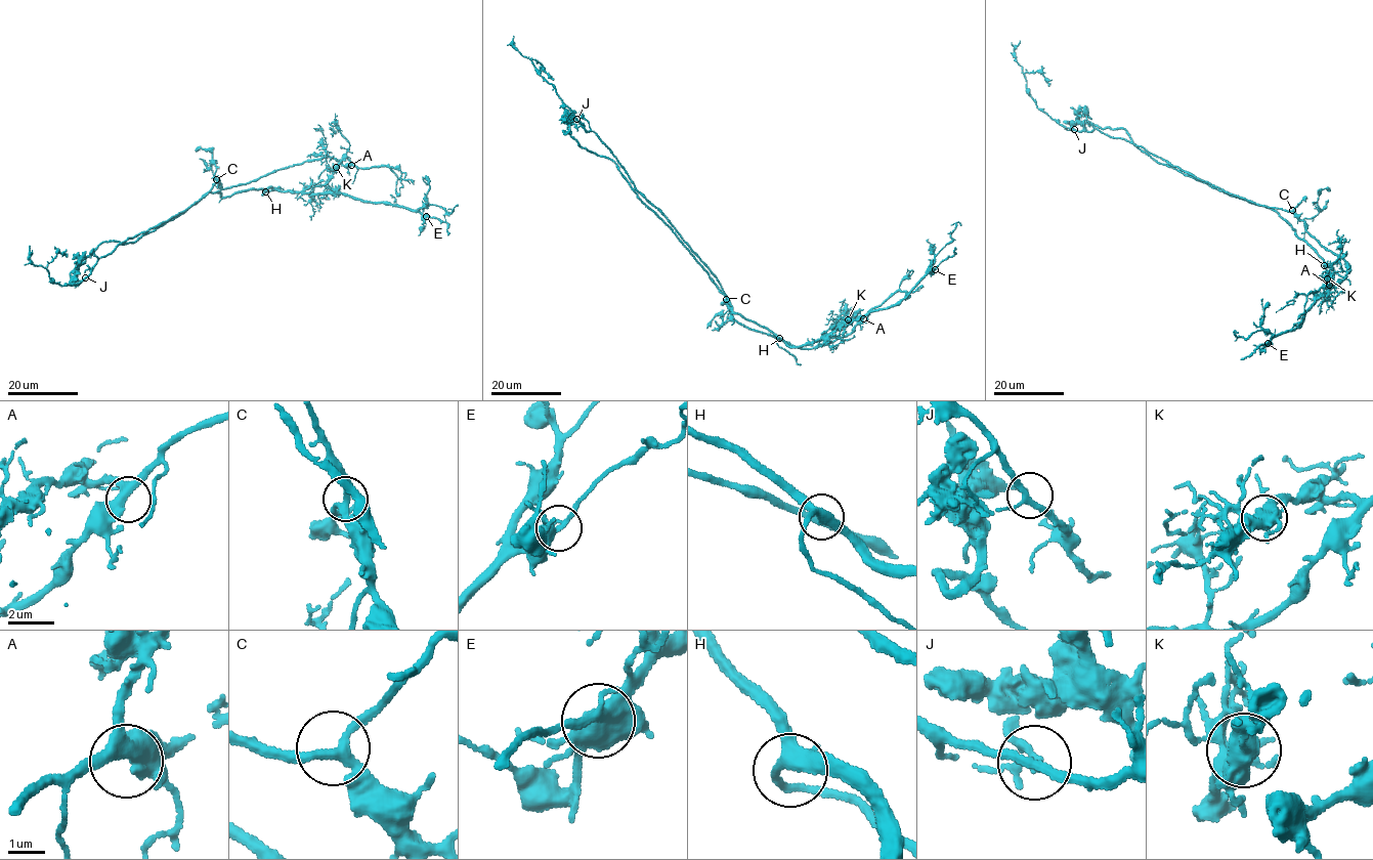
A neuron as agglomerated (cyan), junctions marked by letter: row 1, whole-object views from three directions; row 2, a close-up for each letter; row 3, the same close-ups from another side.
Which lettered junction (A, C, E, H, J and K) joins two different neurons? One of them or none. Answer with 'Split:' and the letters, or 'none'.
Split: K

